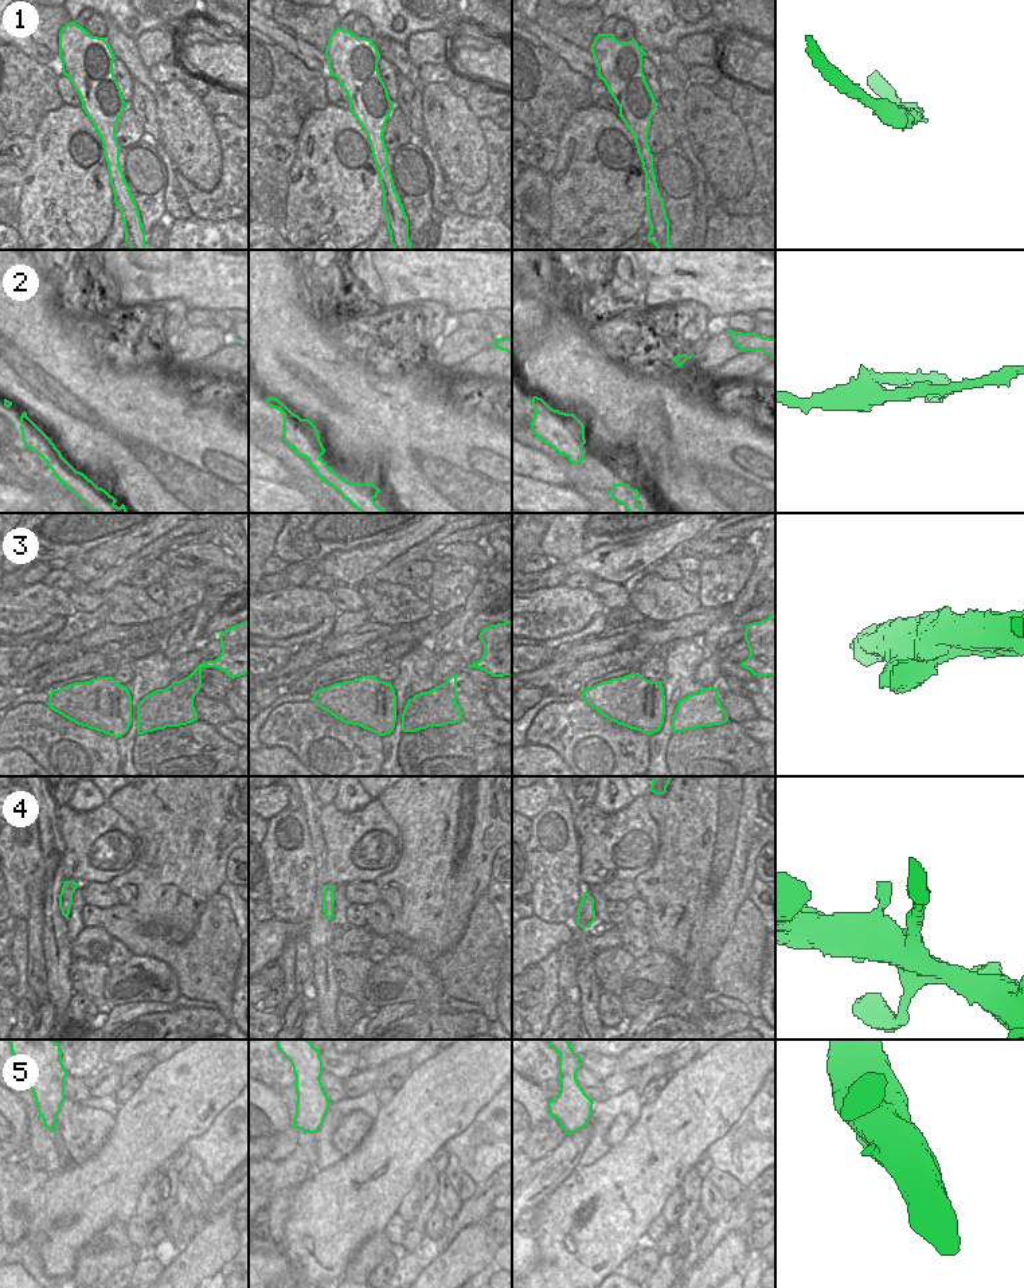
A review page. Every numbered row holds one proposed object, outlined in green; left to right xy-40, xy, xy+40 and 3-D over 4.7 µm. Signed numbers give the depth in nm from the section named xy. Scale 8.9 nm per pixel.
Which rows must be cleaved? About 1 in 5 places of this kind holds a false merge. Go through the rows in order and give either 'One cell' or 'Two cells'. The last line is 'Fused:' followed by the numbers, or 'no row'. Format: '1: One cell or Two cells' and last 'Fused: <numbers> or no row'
1: One cell
2: One cell
3: One cell
4: One cell
5: One cell
Fused: no row

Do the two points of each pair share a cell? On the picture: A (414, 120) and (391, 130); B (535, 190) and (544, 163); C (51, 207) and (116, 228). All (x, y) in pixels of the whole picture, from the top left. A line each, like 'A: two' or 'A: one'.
A: two
B: two
C: two

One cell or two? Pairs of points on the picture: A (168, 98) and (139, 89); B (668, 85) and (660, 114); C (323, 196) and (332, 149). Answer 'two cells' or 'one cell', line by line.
A: two cells
B: two cells
C: one cell

